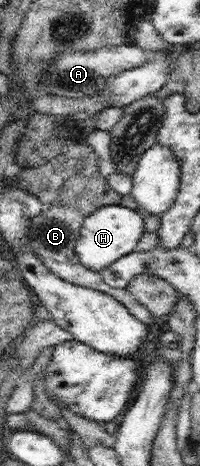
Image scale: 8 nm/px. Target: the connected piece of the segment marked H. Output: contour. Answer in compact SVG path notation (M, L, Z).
M109 205L98 208L83 221L76 242L76 258L88 270L101 272L122 256L135 251L138 241L145 231L144 217L140 211L124 208L121 205Z

